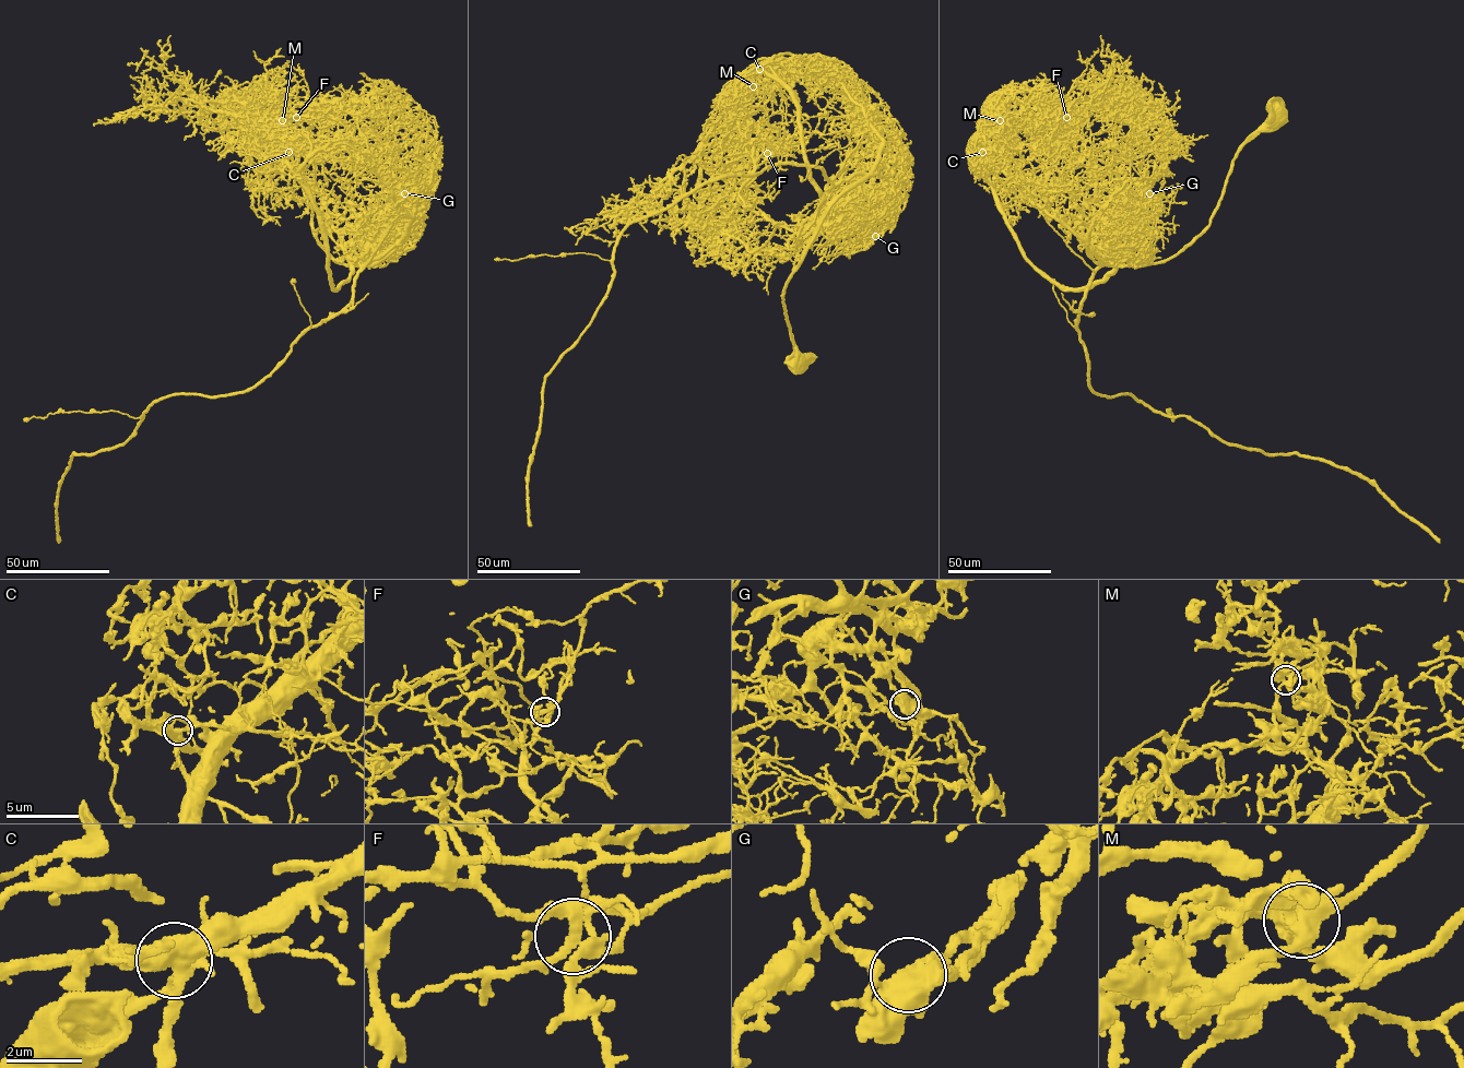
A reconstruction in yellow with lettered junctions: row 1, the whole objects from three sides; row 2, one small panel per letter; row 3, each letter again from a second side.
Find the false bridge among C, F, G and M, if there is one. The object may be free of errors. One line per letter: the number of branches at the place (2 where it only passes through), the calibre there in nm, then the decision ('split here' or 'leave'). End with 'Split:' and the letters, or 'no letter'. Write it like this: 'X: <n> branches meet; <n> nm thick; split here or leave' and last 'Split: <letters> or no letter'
C: 3 branches meet; 480 nm thick; leave
F: 3 branches meet; 280 nm thick; leave
G: 3 branches meet; 500 nm thick; split here
M: 3 branches meet; 340 nm thick; leave
Split: G

